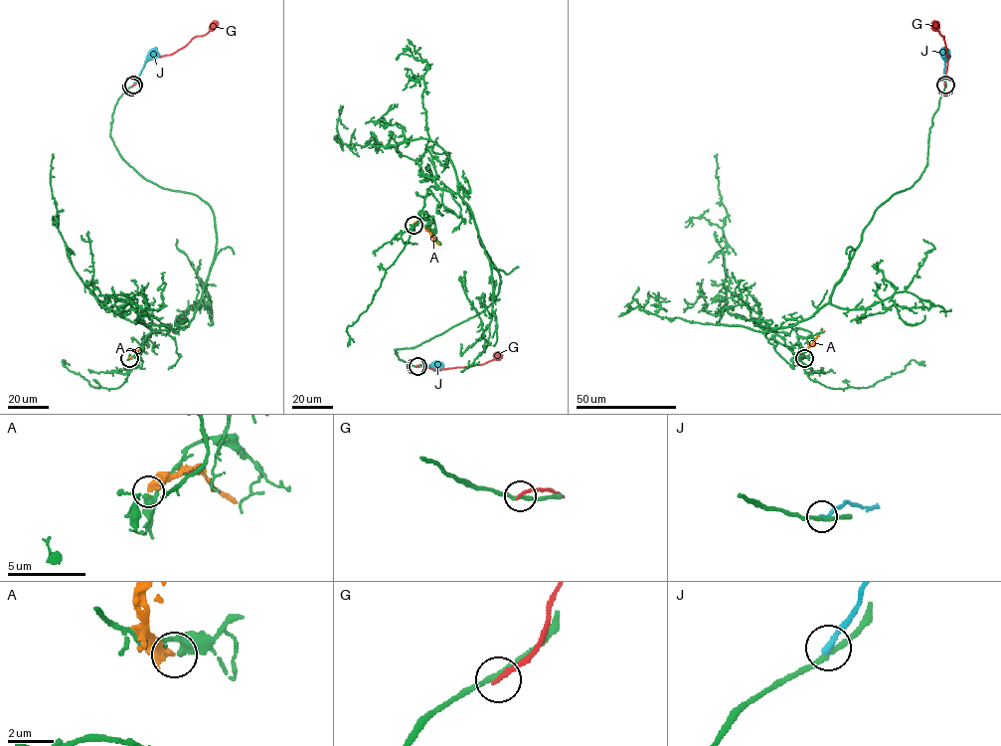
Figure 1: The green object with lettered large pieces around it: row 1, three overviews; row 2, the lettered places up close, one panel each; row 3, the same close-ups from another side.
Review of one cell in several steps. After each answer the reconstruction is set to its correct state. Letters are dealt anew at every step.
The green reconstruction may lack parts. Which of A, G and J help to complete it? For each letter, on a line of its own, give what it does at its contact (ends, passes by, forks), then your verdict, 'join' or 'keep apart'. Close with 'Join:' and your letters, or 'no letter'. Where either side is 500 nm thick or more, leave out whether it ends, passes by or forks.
A: it ends; keep apart
G: it ends; keep apart
J: it ends; keep apart
Join: no letter

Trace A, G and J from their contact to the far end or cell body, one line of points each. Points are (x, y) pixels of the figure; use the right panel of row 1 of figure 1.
A: (803, 358), (803, 351), (824, 330)
G: (945, 87), (948, 57), (943, 36), (933, 21)
J: (945, 84), (943, 47)

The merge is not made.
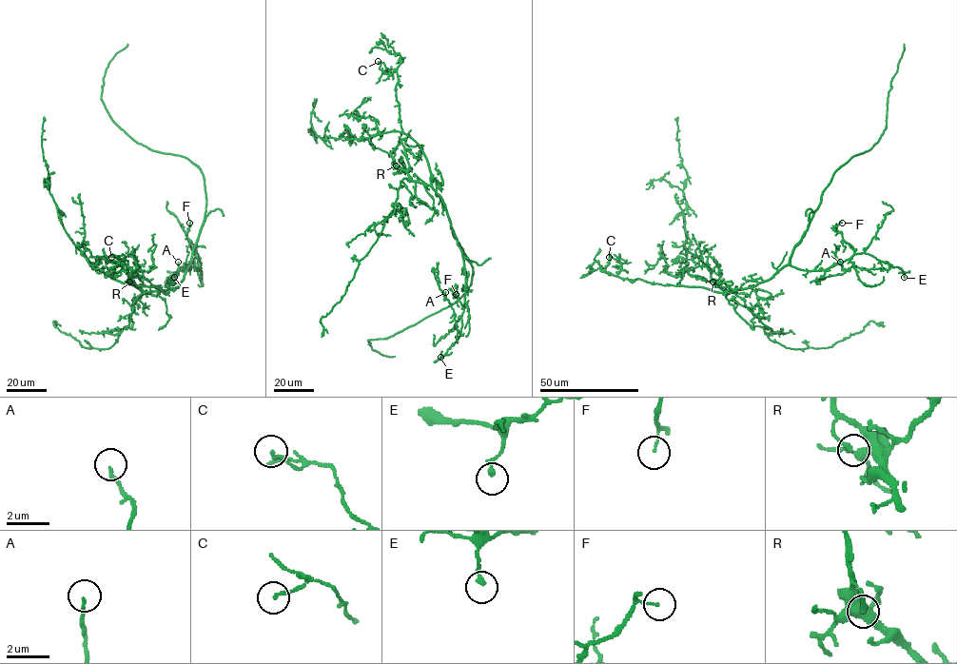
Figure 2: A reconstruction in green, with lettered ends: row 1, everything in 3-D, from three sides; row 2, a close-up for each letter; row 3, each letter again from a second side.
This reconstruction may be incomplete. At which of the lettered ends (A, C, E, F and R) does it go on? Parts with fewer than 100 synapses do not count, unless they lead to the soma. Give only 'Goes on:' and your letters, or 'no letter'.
Goes on: no letter

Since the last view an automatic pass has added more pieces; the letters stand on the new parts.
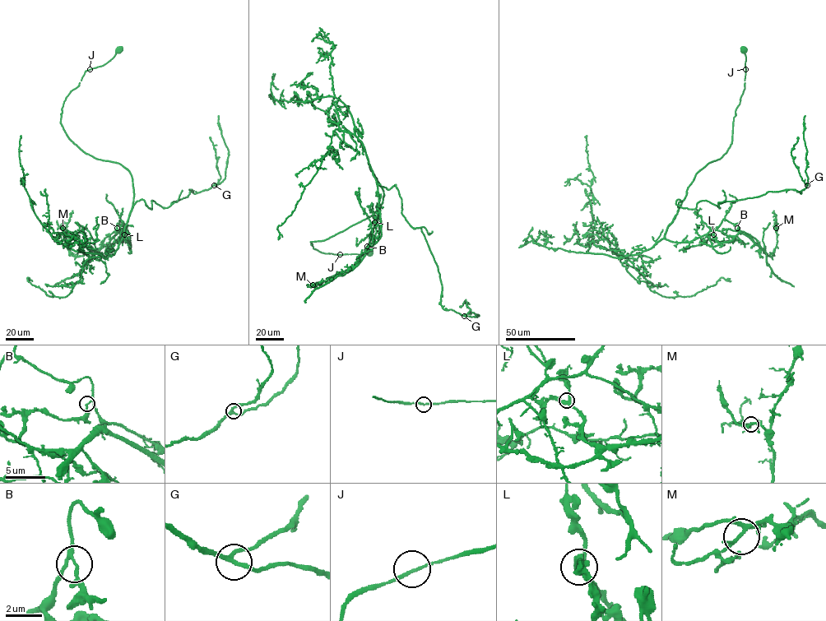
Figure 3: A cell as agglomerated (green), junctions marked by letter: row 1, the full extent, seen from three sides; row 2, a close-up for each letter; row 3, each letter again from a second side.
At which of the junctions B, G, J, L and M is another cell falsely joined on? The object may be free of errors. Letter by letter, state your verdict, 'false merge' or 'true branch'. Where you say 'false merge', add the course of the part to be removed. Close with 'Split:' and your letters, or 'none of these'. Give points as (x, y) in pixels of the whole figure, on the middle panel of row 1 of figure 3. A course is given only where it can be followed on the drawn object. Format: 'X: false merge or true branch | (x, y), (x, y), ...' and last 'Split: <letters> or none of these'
B: false merge | (367, 246), (372, 234), (374, 243), (357, 265), (344, 275), (338, 275), (316, 288), (305, 303)
G: true branch
J: true branch
L: true branch
M: true branch
Split: B

